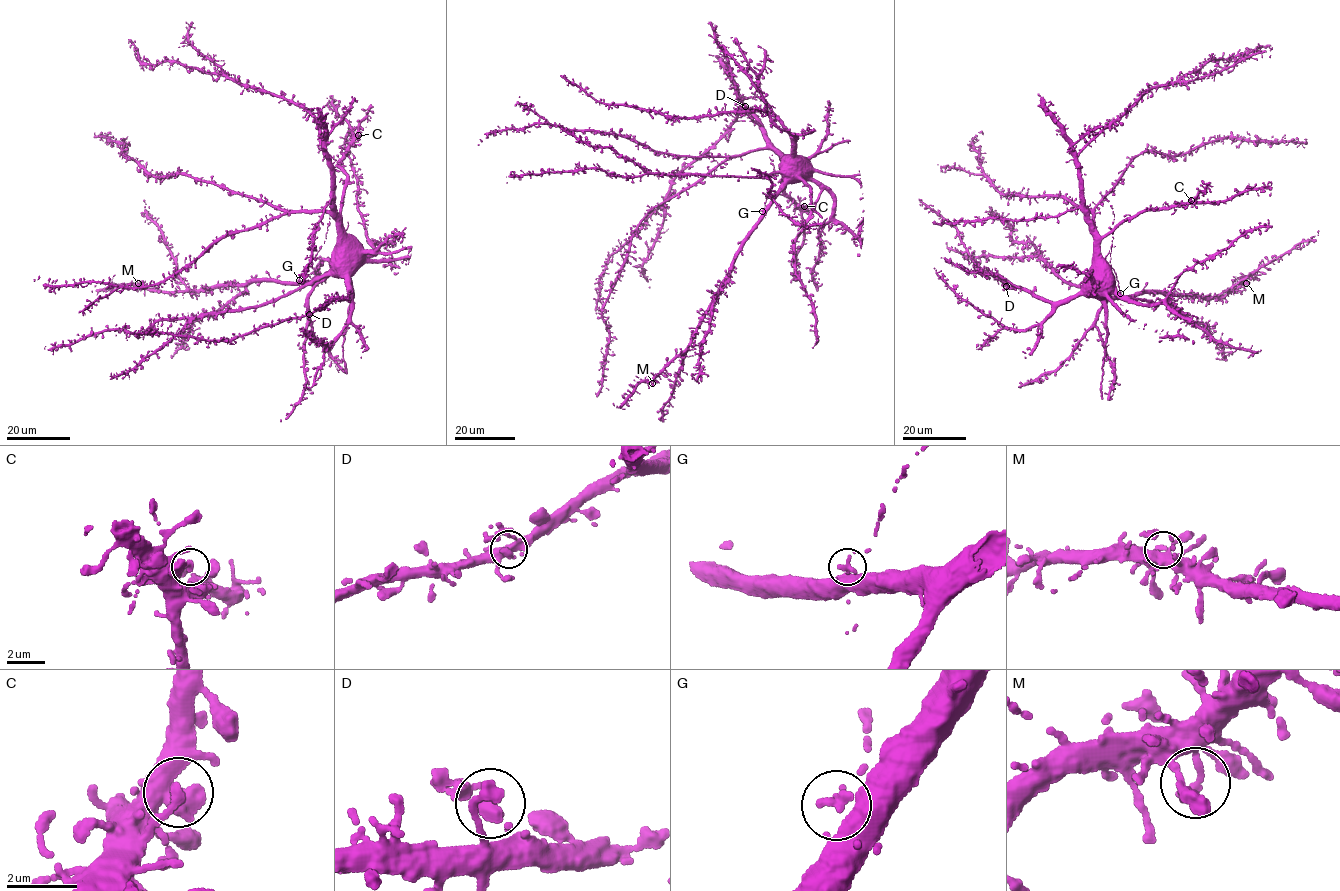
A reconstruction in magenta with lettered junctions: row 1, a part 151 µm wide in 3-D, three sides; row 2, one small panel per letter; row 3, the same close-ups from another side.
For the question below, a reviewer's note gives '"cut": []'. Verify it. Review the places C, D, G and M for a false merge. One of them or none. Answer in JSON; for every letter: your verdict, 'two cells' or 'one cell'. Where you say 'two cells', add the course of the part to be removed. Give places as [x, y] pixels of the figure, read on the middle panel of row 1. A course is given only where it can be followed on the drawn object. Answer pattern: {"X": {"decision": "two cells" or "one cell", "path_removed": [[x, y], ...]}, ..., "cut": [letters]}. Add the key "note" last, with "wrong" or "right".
{"C": {"decision": "one cell"}, "D": {"decision": "one cell"}, "G": {"decision": "one cell"}, "M": {"decision": "one cell"}, "cut": [], "note": "right"}

